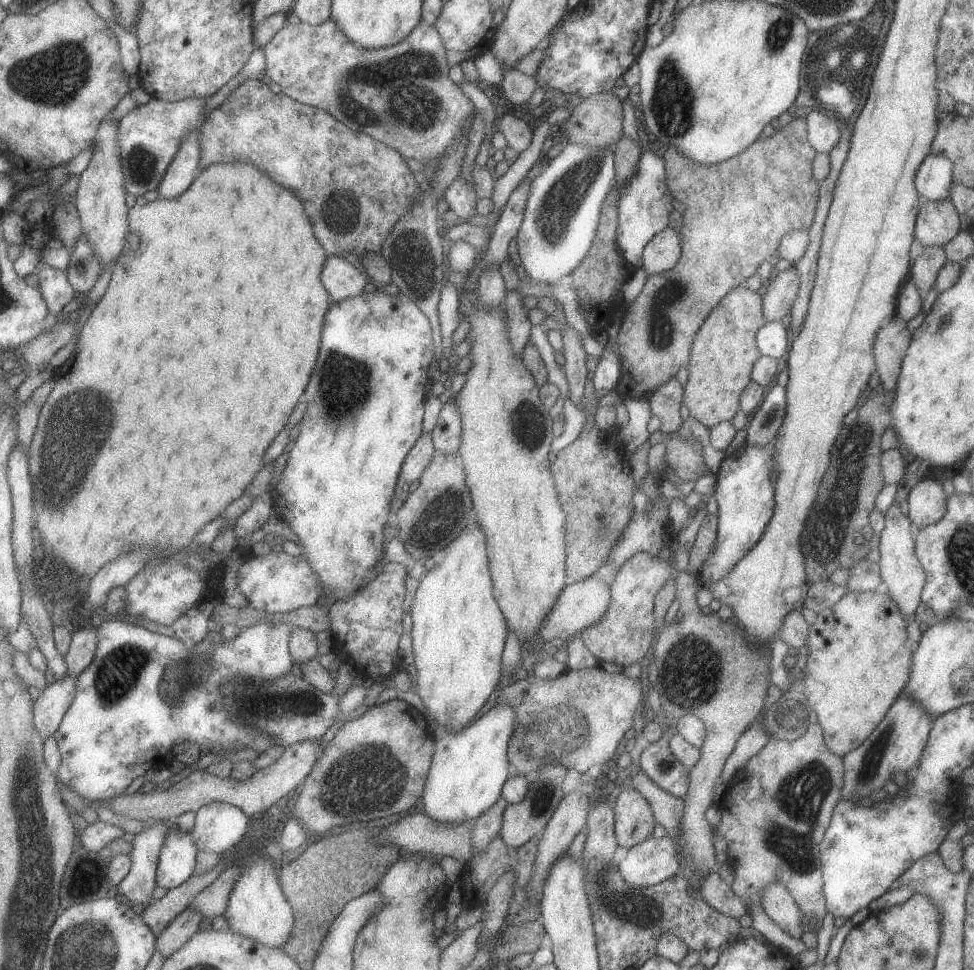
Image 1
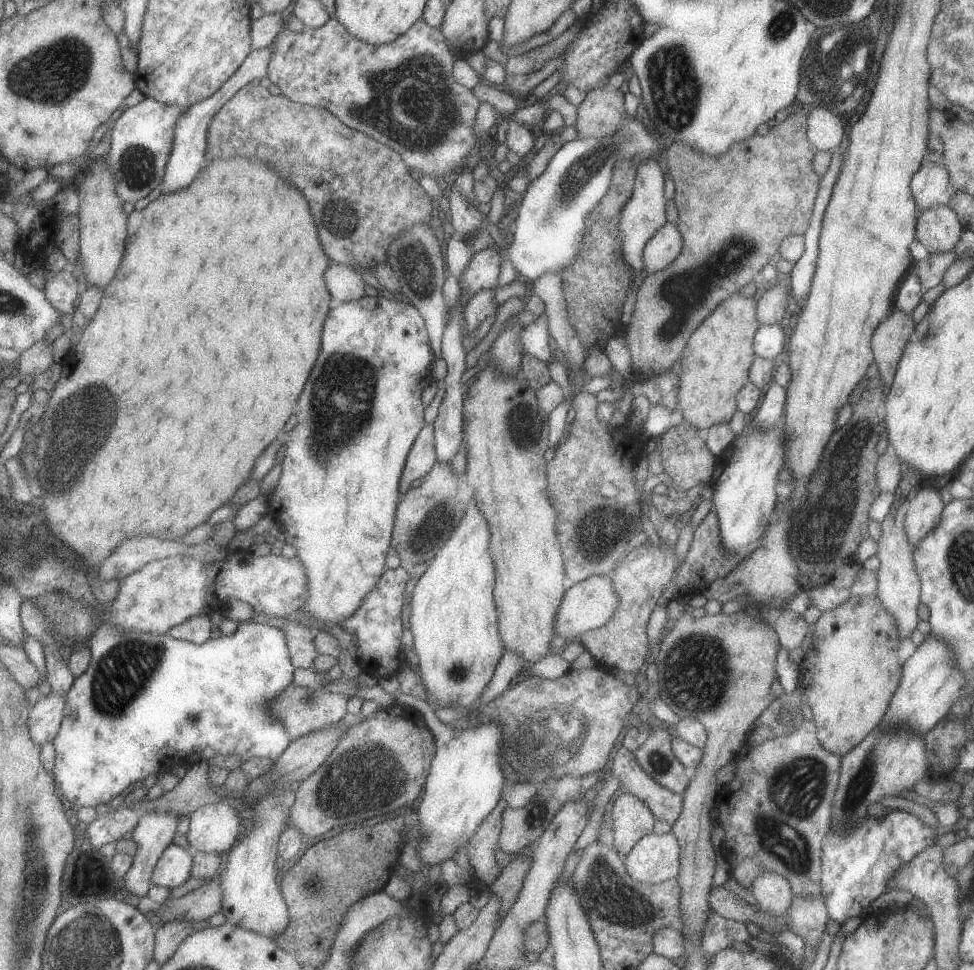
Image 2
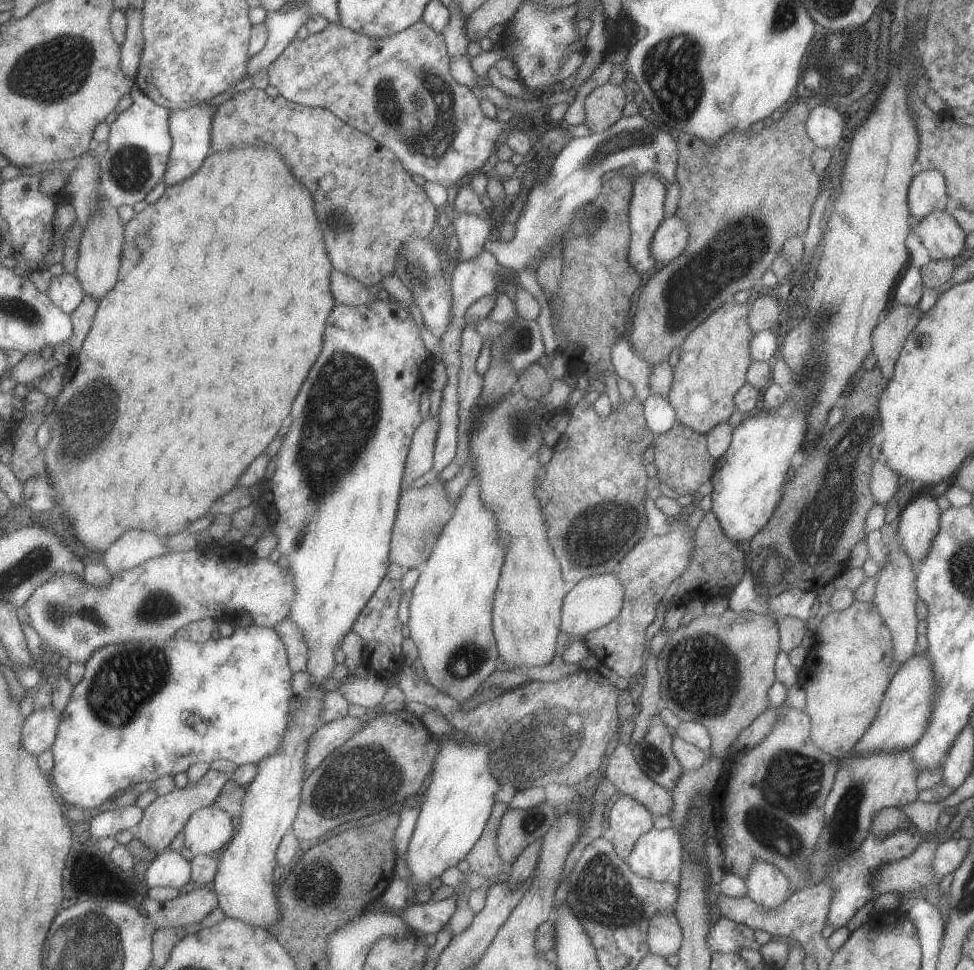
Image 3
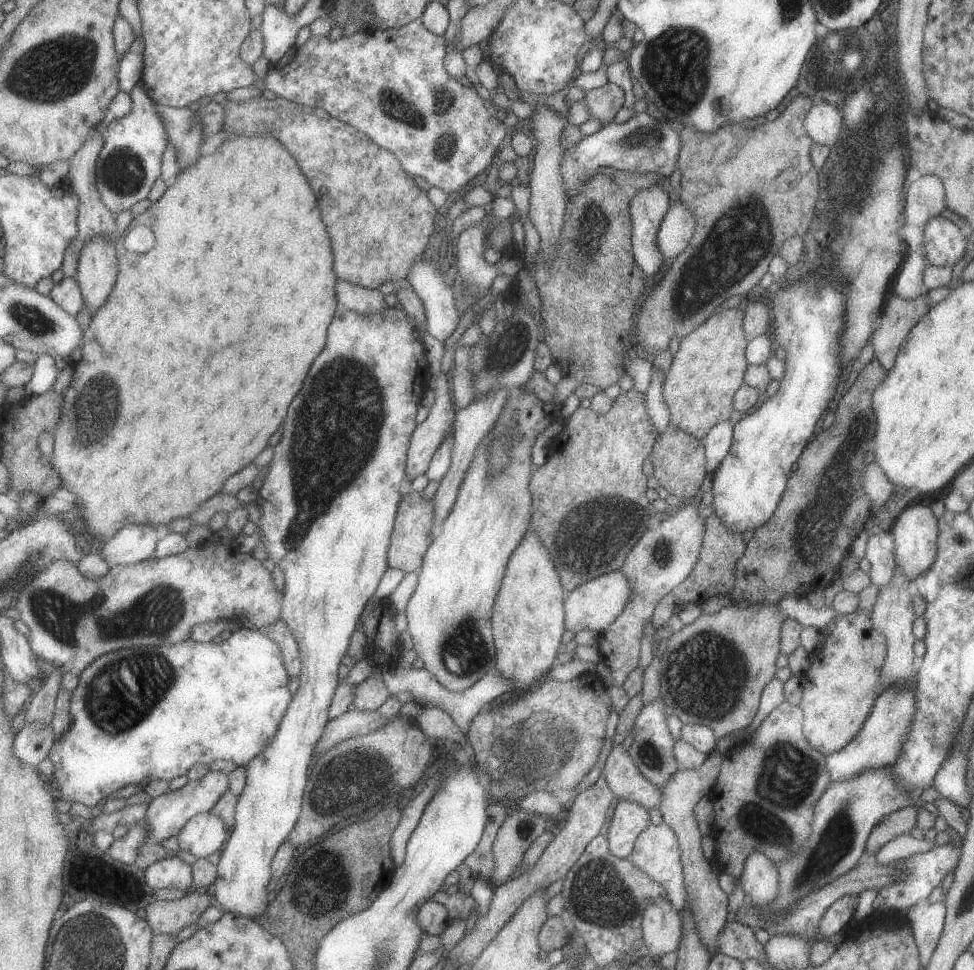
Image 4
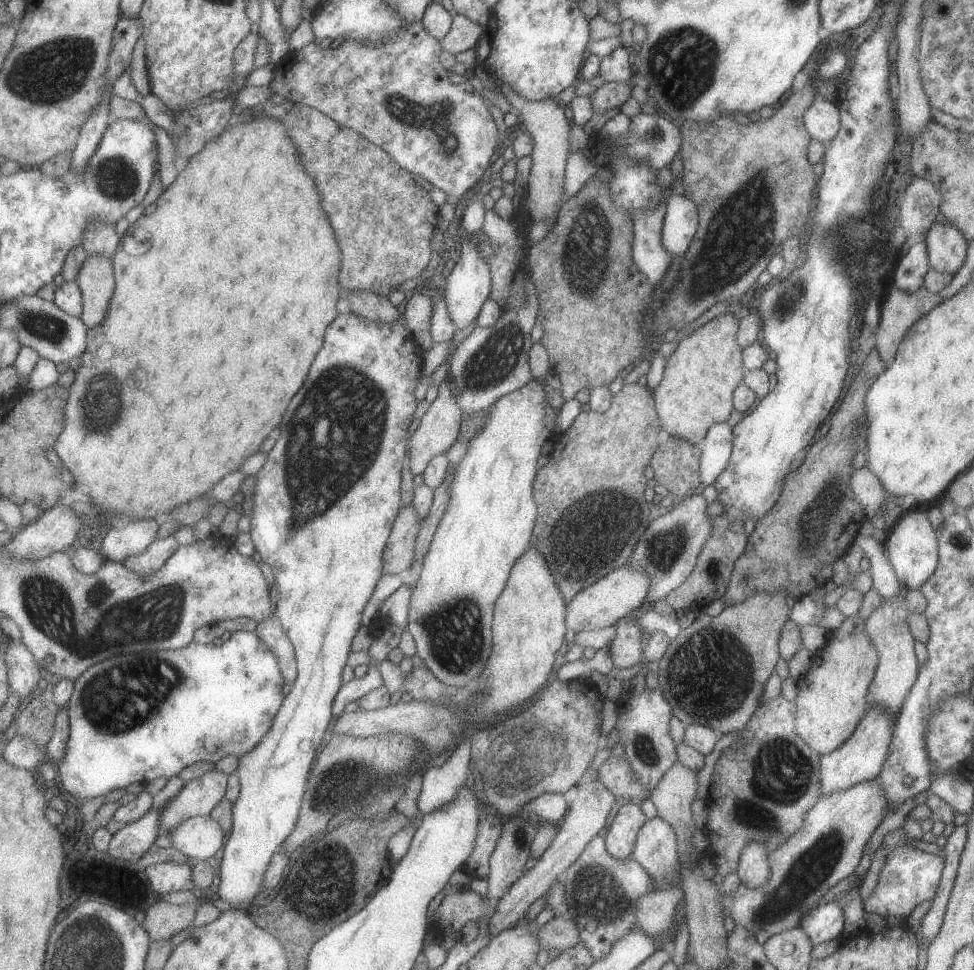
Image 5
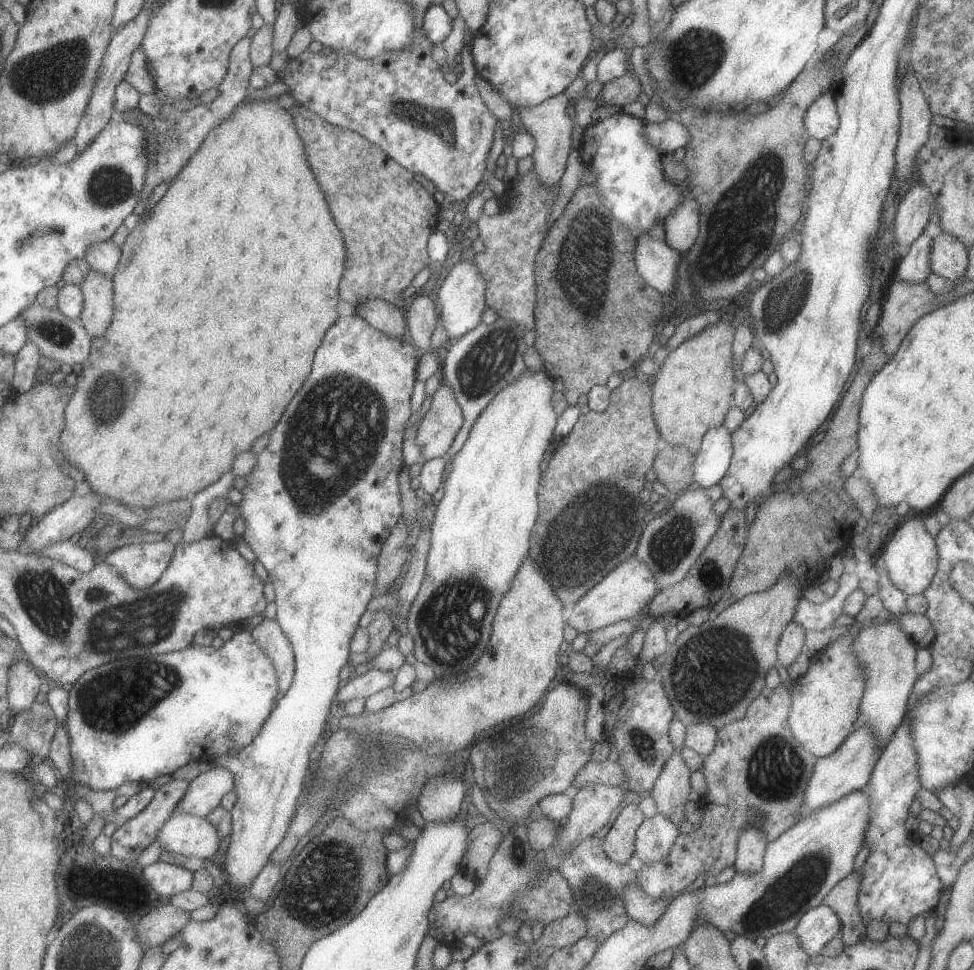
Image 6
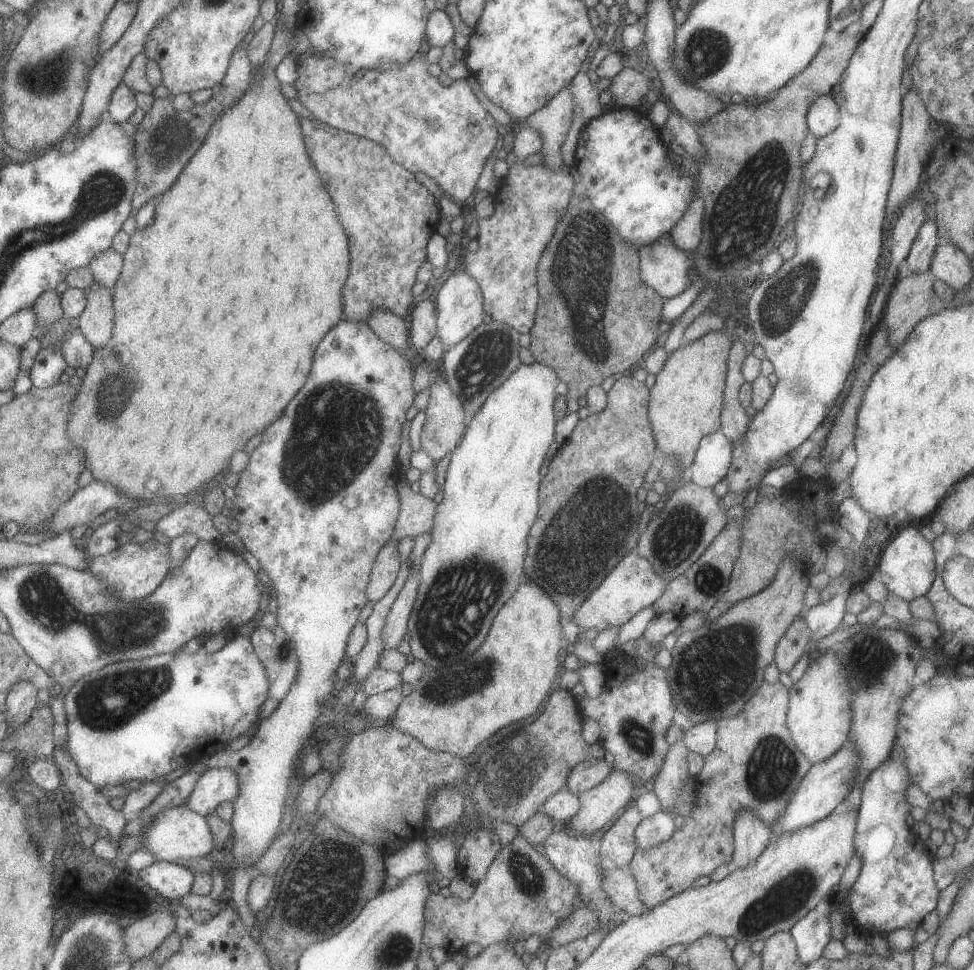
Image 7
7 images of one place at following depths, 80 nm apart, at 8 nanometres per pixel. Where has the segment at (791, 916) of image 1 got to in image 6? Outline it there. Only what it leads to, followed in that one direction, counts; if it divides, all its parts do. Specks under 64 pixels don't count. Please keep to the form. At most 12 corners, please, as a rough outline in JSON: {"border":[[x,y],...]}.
{"border":[[755,828],[738,834],[735,870],[756,874],[767,838]]}

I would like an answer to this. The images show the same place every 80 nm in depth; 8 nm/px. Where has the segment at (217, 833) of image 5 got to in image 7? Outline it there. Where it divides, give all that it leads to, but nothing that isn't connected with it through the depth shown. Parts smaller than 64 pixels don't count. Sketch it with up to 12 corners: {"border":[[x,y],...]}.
{"border":[[166,809],[141,839],[159,860],[212,857],[209,818]]}

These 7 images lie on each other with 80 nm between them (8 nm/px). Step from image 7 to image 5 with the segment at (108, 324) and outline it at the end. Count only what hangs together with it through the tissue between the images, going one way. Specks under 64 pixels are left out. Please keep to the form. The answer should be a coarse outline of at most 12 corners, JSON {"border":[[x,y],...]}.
{"border":[[89,254],[77,281],[84,320],[101,325],[117,291],[115,259]]}

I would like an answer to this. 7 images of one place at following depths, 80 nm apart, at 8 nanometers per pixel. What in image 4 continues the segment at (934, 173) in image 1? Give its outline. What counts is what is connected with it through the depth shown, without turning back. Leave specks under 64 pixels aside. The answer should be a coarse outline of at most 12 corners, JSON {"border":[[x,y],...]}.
{"border":[[913,175],[905,224],[923,229],[944,207],[943,180]]}

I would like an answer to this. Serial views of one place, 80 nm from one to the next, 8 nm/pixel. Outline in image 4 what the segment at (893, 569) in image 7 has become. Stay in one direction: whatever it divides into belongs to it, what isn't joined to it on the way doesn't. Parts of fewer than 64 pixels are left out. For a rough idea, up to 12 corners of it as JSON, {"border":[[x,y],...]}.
{"border":[[908,504],[892,525],[895,561],[914,580],[936,558],[937,517]]}

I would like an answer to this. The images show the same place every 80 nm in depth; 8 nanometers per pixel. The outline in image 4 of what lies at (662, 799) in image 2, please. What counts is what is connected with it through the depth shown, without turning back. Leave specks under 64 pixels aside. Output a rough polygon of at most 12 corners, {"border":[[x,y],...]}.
{"border":[[622,743],[602,772],[620,799],[647,809],[663,790],[640,772]]}

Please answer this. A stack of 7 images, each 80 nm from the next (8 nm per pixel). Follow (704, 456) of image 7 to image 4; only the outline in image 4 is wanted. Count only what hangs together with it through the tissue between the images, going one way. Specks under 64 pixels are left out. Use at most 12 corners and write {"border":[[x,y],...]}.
{"border":[[715,424],[704,438],[708,472],[728,456],[733,424]]}

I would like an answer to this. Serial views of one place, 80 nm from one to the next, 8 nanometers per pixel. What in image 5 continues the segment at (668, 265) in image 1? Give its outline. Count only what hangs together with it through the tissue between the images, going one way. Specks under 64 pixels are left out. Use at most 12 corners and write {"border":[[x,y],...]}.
{"border":[[668,197],[661,241],[685,254],[698,230],[696,204]]}

